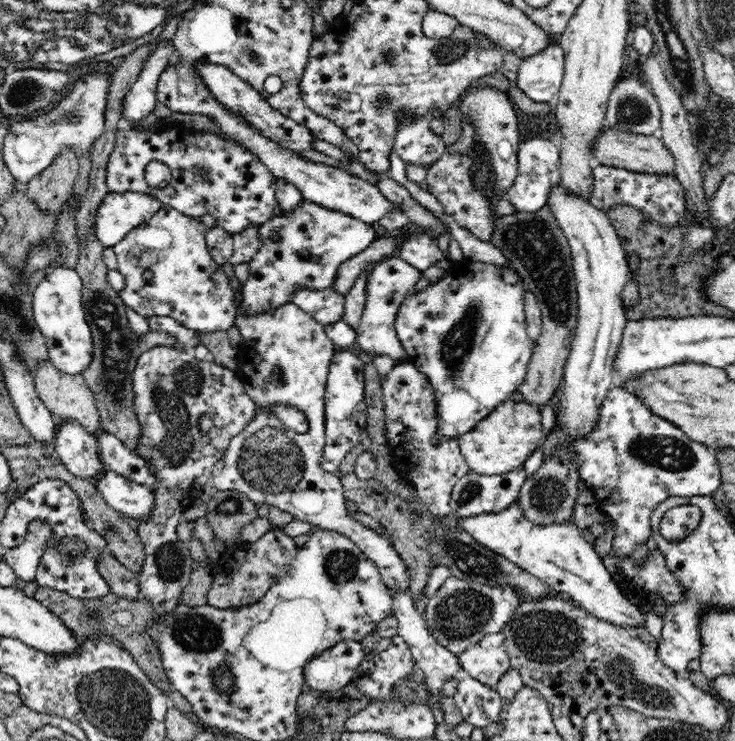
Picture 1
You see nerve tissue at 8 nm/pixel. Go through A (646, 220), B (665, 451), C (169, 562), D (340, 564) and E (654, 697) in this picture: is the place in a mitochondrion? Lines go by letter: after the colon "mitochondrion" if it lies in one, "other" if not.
A: other
B: mitochondrion
C: mitochondrion
D: mitochondrion
E: mitochondrion

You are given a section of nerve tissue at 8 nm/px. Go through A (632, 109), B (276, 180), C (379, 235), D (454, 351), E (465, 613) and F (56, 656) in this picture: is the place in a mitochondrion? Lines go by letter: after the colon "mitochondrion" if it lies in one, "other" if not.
A: mitochondrion
B: other
C: other
D: mitochondrion
E: mitochondrion
F: other

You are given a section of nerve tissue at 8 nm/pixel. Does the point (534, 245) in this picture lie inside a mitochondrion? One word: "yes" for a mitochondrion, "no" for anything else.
yes

